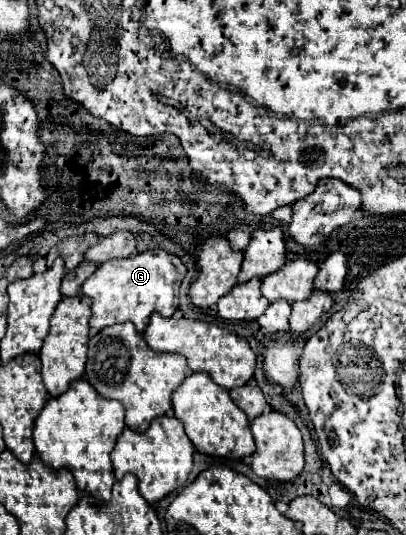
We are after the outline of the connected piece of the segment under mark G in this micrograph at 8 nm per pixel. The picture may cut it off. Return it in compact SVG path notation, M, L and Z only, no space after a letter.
M163 248L103 262L81 288L81 292L91 298L91 330L99 332L115 322L131 320L137 330L143 332L153 312L159 312L161 316L173 316L179 306L179 286L185 274L187 268L181 258Z

